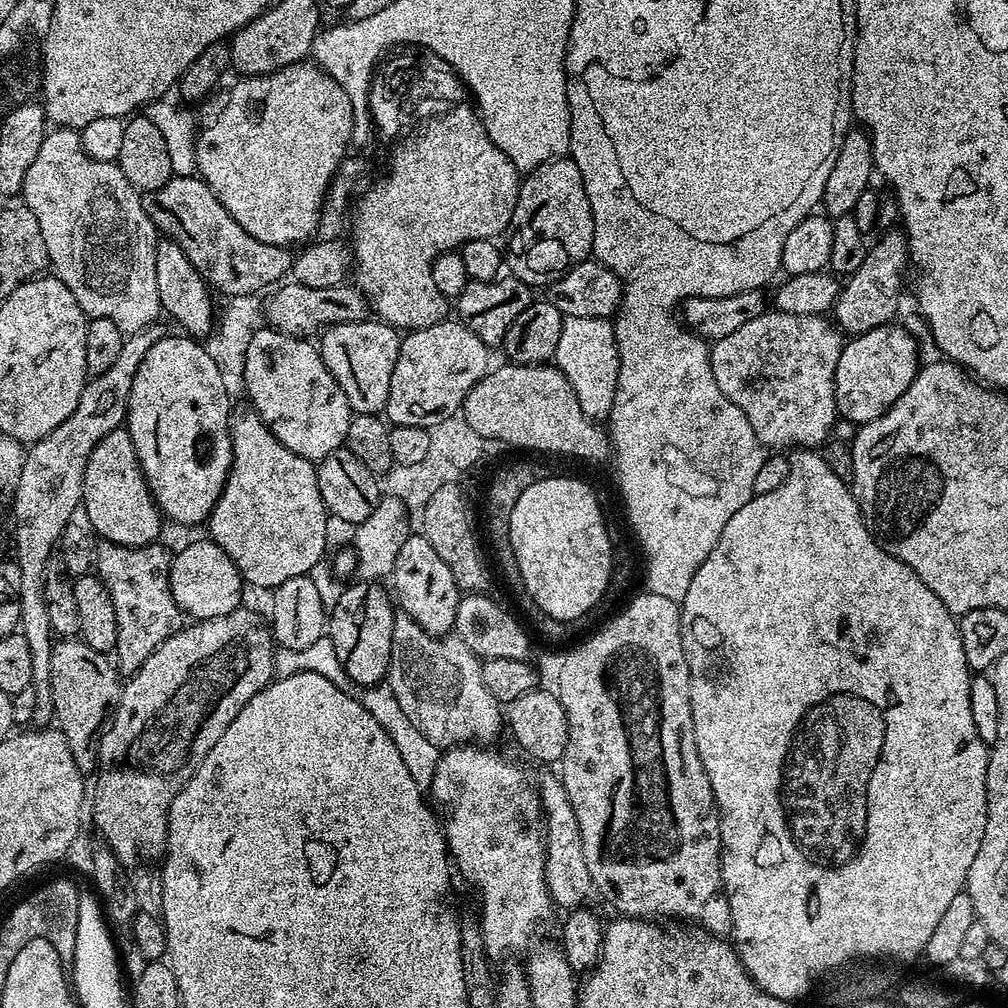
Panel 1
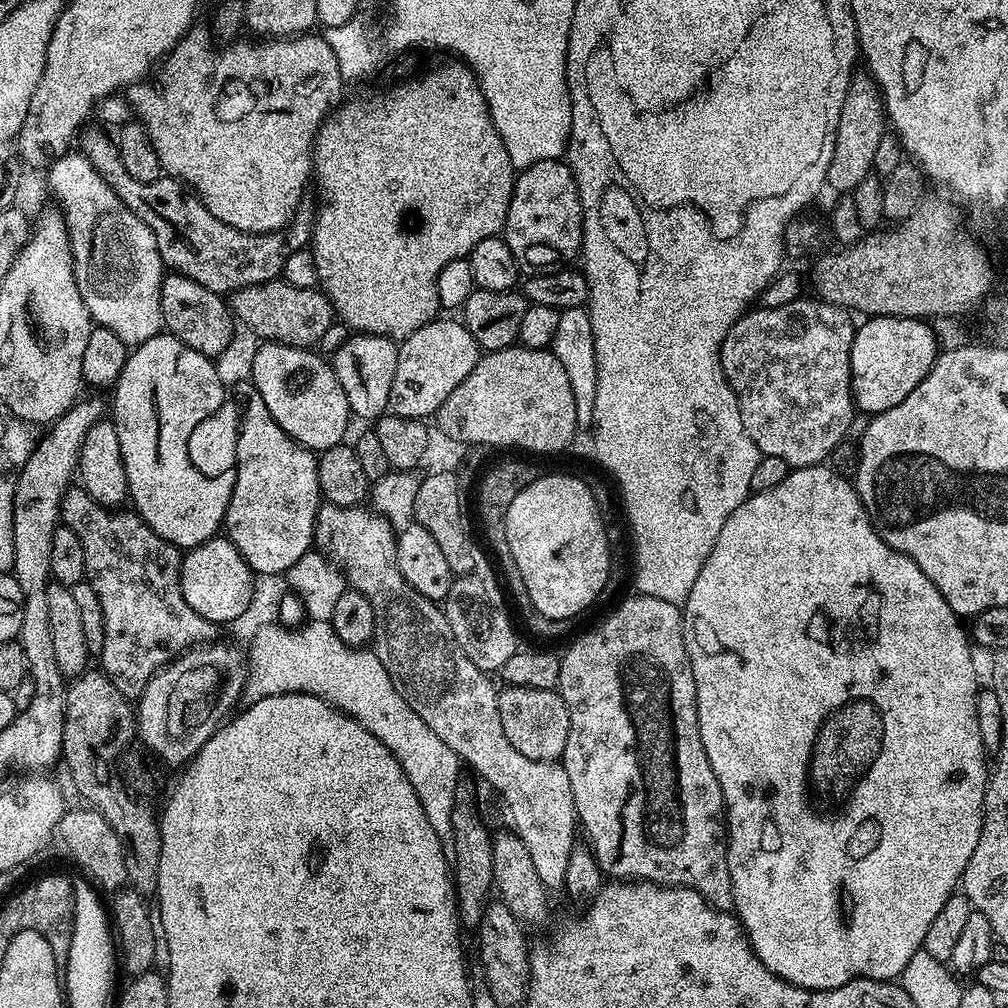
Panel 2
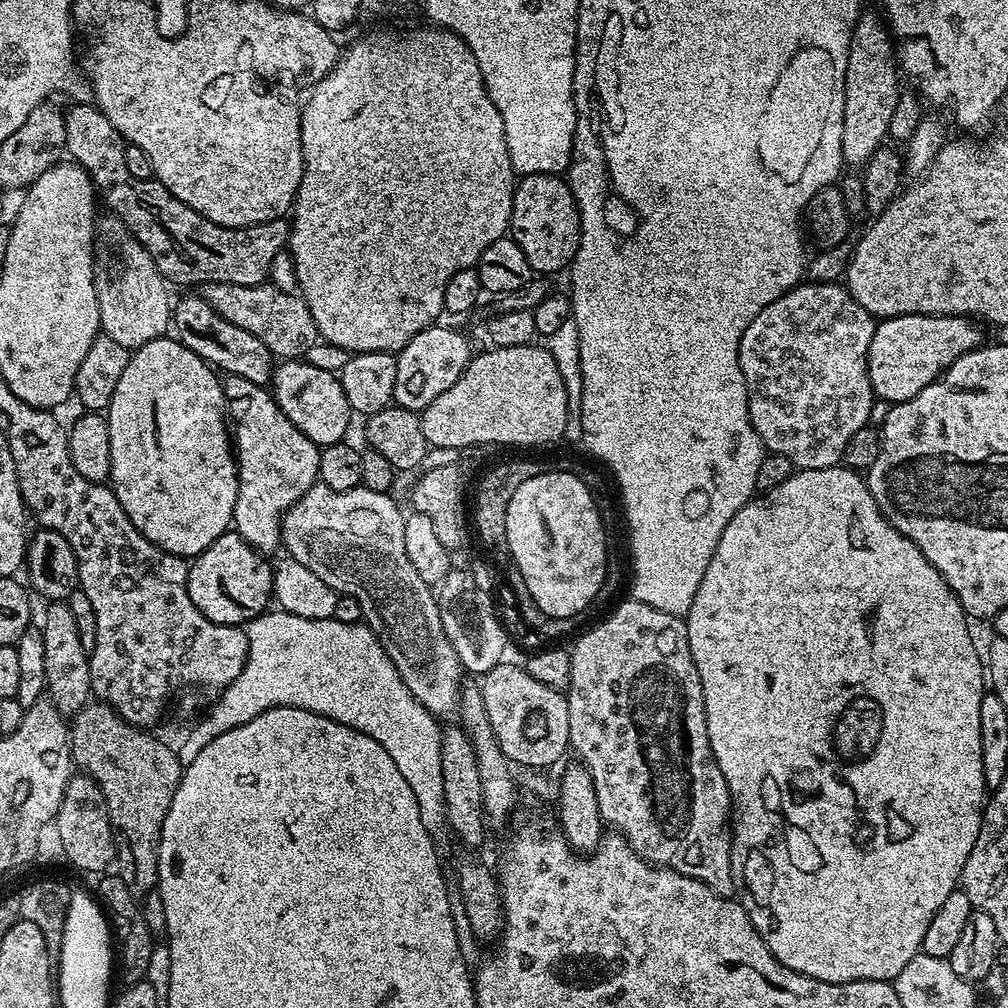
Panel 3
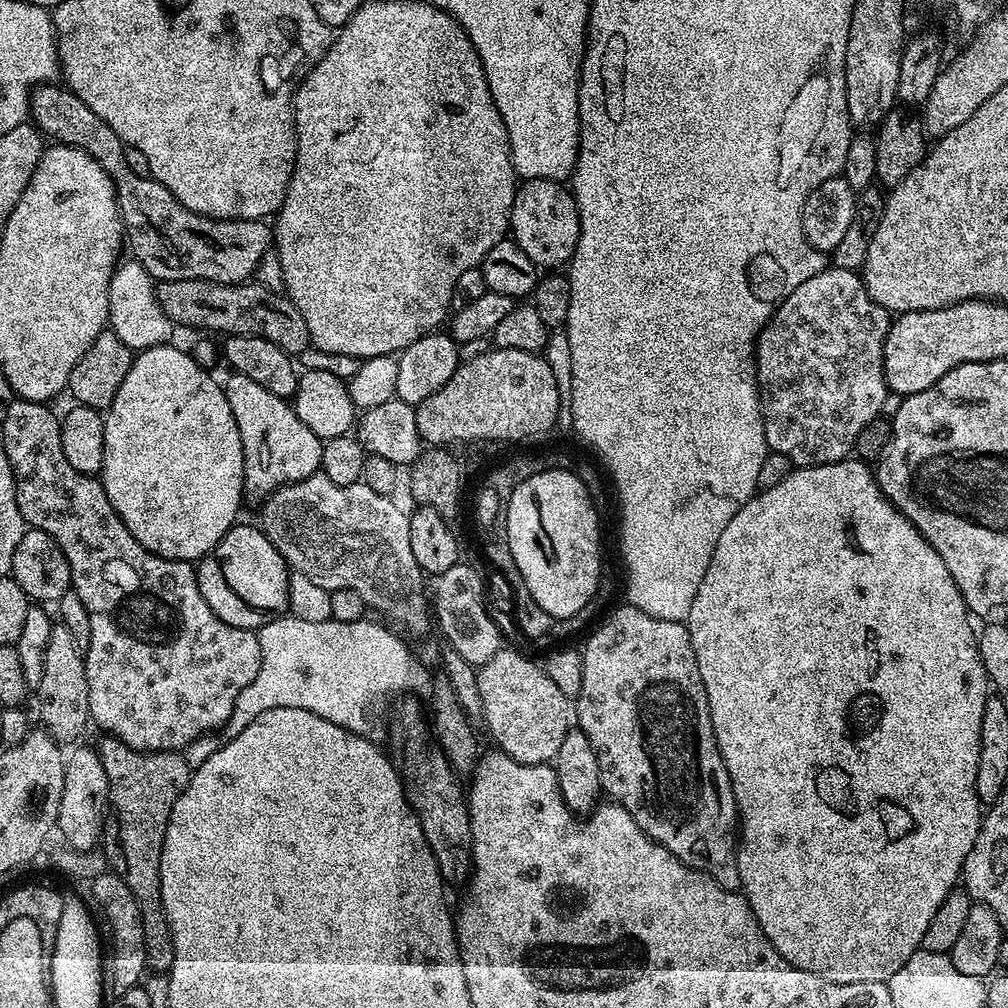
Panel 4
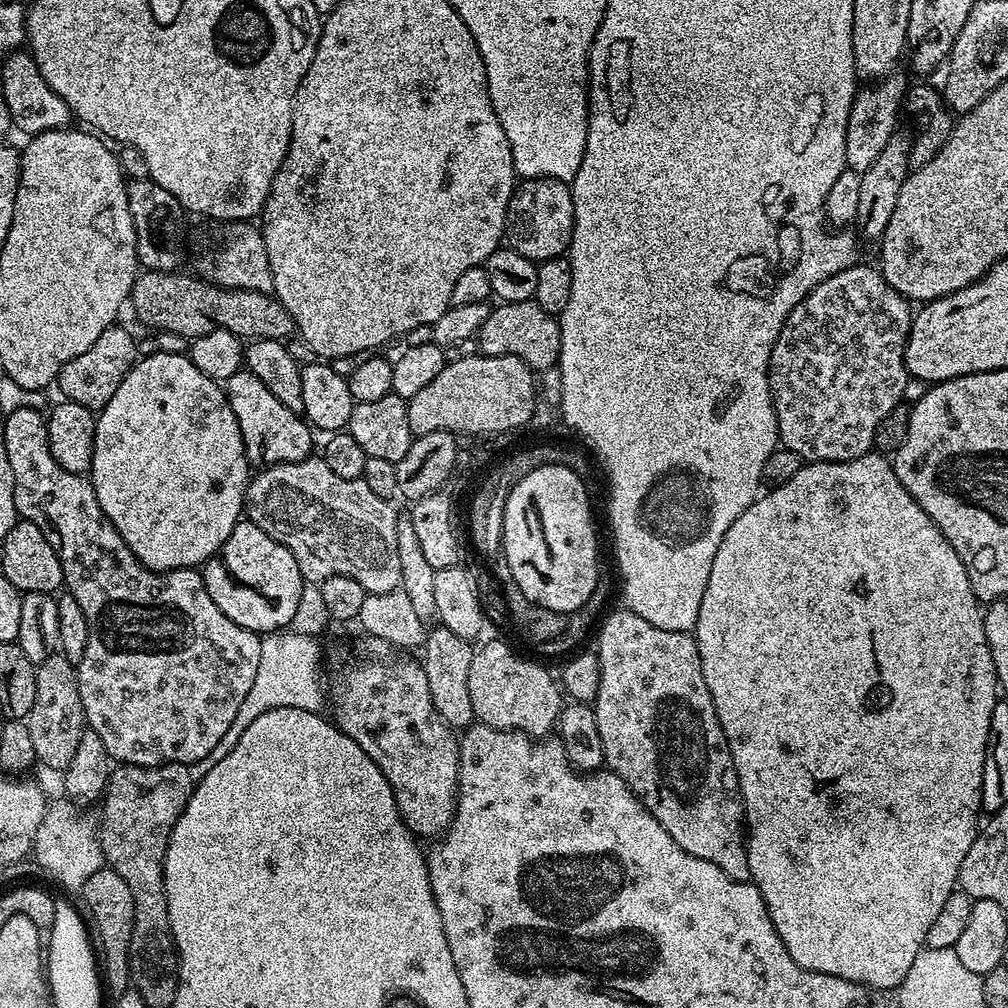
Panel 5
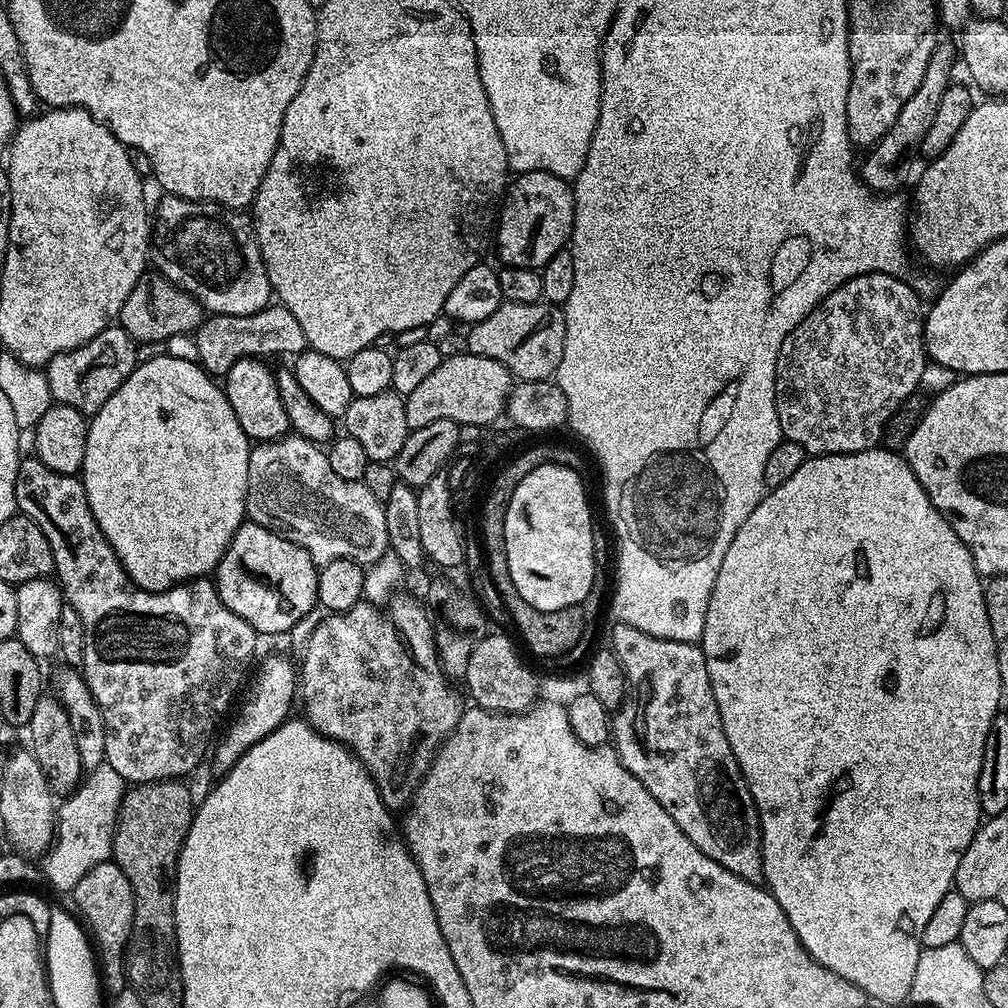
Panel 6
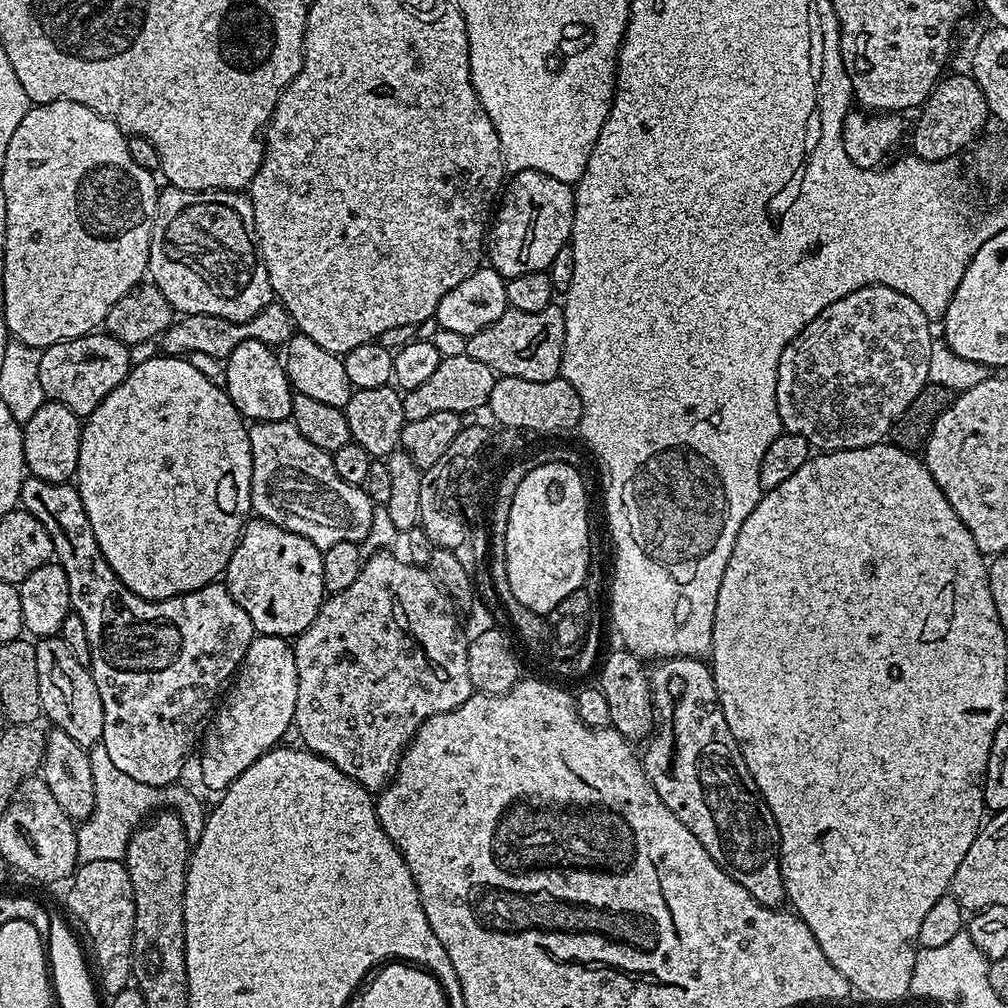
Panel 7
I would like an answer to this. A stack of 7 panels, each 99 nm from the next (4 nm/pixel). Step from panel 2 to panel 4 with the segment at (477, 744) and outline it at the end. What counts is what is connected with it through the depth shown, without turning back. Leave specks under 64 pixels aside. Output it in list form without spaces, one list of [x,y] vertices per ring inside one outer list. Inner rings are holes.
[[[319,471],[314,473],[310,478],[302,478],[293,484],[283,484],[277,492],[267,497],[263,501],[264,509],[260,512],[260,521],[258,521],[258,524],[264,535],[270,538],[272,545],[284,555],[284,563],[291,566],[295,571],[305,575],[306,578],[310,578],[310,581],[314,582],[315,585],[327,588],[329,592],[333,592],[339,588],[358,590],[358,594],[362,594],[365,605],[369,609],[377,608],[378,611],[385,612],[393,620],[393,622],[391,621],[393,625],[401,624],[412,636],[424,636],[428,632],[428,620],[430,624],[430,606],[425,596],[426,584],[424,588],[426,576],[421,571],[418,562],[415,561],[414,554],[410,550],[410,522],[408,521],[408,516],[394,501],[395,499],[392,496],[374,494],[374,490],[370,490],[370,486],[366,486],[362,482],[351,484],[350,486],[338,486],[334,482],[330,482],[330,478],[326,478],[323,472]]]

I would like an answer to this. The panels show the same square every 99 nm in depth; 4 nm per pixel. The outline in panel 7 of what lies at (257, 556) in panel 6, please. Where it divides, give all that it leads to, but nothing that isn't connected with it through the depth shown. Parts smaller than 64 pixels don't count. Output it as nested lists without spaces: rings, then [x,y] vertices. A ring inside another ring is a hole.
[[[249,519],[228,563],[228,593],[250,614],[250,622],[259,635],[295,638],[308,629],[324,605],[323,557],[321,549],[302,538],[302,534],[286,530],[283,524]]]

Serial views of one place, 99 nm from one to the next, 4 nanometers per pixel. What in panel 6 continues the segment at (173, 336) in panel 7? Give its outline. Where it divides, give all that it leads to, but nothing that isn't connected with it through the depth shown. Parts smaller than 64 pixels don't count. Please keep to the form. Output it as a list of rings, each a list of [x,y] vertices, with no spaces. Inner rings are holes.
[[[279,302],[245,316],[209,315],[200,325],[194,339],[200,343],[199,363],[213,378],[223,378],[230,366],[239,360],[284,355],[295,358],[308,348],[306,334],[302,334],[298,318],[294,318],[294,314],[290,314],[290,310],[286,310]]]

